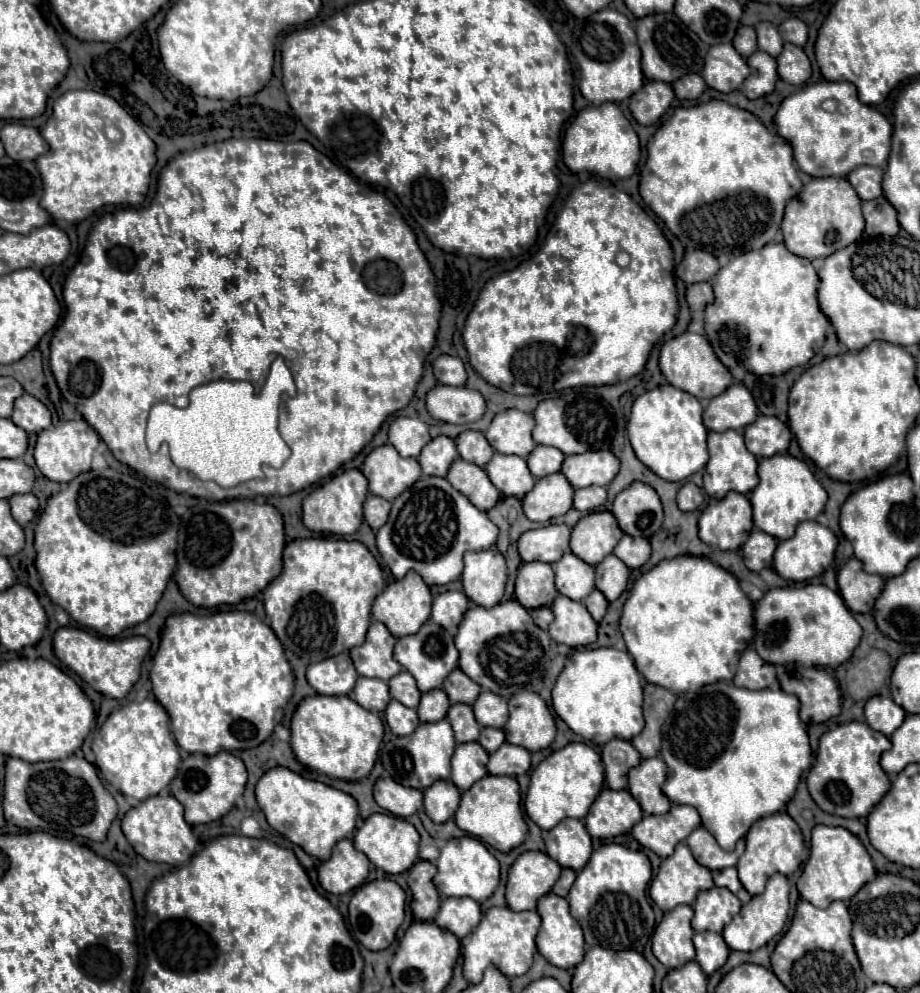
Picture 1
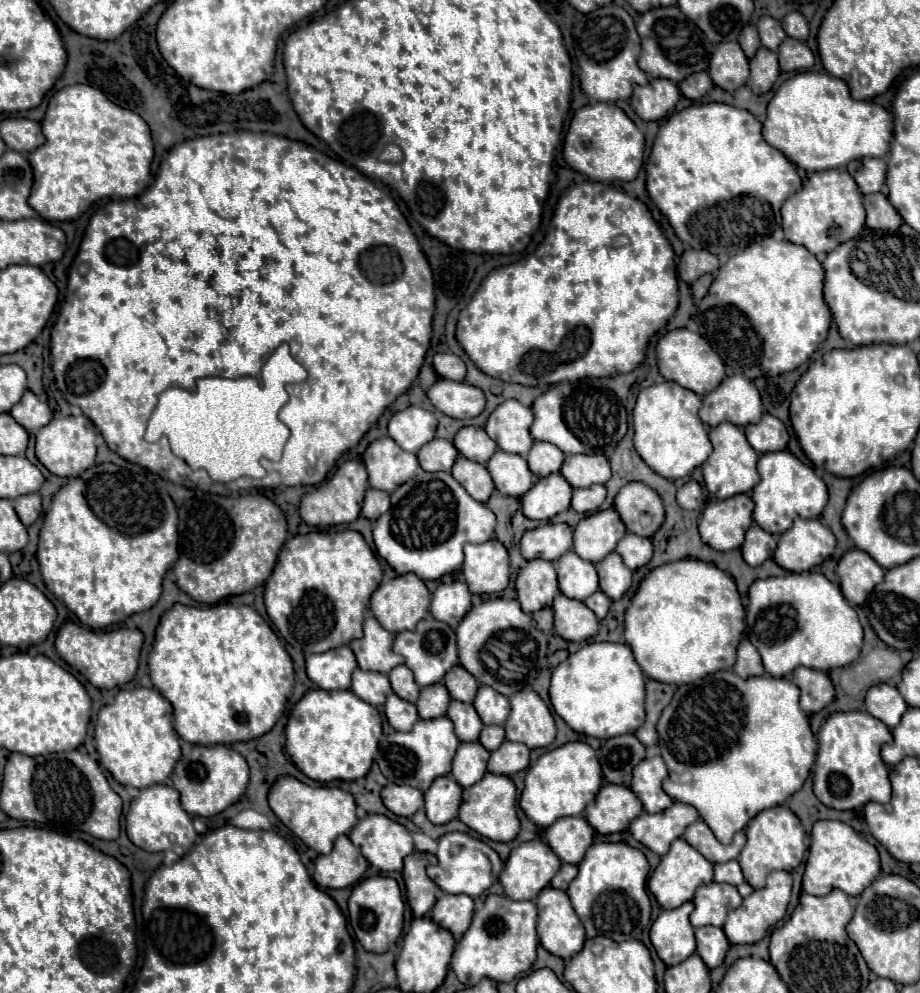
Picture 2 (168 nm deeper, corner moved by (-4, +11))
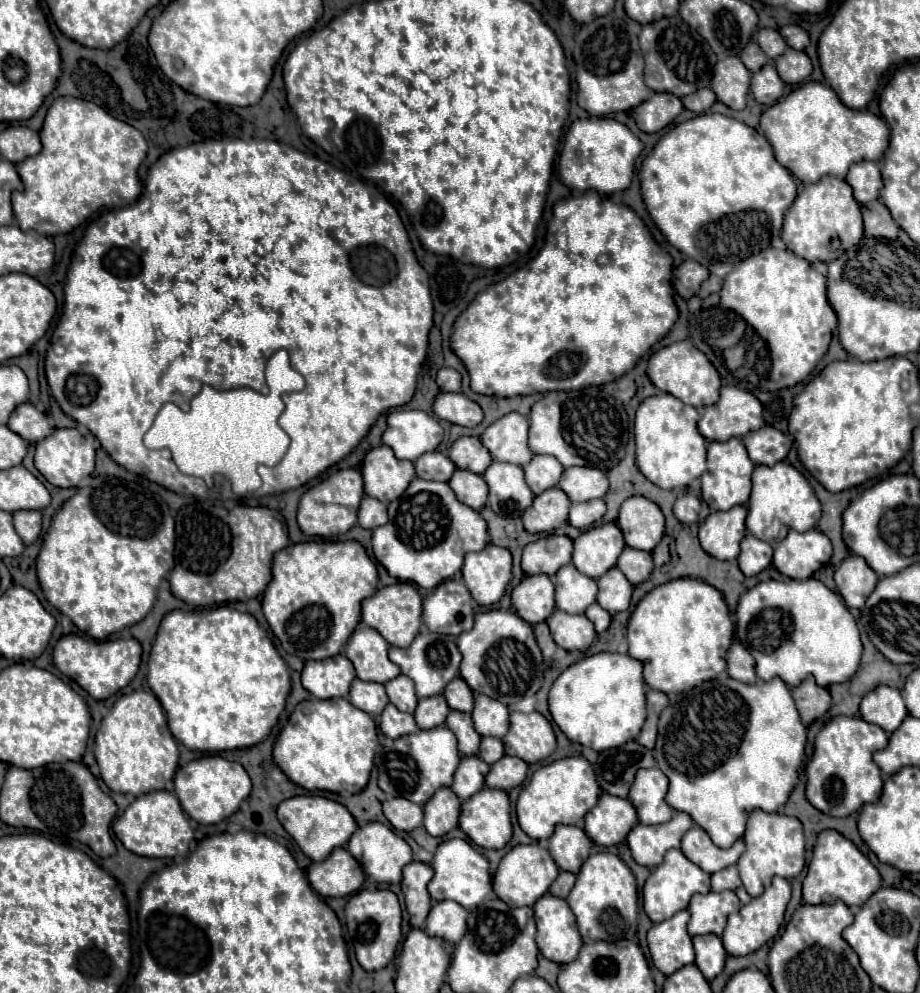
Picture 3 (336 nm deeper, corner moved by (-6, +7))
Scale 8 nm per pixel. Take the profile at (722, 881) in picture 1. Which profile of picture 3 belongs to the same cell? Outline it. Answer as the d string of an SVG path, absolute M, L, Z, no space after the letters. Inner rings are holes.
M728 866L728 868L712 874L712 890L714 892L736 890L738 886L742 886L742 882L740 882L740 874L738 874L736 866Z

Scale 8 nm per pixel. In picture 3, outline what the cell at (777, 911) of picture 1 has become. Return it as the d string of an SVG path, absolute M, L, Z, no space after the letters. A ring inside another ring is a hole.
M776 876L772 880L772 884L764 890L762 896L754 898L750 904L742 906L736 914L728 916L728 924L722 934L722 944L724 944L726 952L730 956L748 956L754 950L758 950L762 944L772 940L778 934L780 924L784 922L784 912L786 912L788 900L790 900L790 882Z

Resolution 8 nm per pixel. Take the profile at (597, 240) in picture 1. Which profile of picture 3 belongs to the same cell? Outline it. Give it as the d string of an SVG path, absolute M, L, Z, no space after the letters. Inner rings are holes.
M584 192L580 196L572 196L568 200L560 200L554 204L554 216L548 224L545 244L529 263L528 268L520 268L502 282L488 286L456 318L454 330L450 336L450 350L464 362L470 374L470 388L484 396L512 398L512 396L526 396L526 394L536 394L536 392L580 390L584 386L608 384L614 378L620 378L626 370L630 370L644 352L648 352L660 338L664 338L670 332L674 320L678 318L678 308L672 300L670 280L672 280L672 256L668 252L662 252L662 248L654 242L654 238L650 236L644 222L636 216L636 212L622 204L614 204L610 198L600 196L598 192Z

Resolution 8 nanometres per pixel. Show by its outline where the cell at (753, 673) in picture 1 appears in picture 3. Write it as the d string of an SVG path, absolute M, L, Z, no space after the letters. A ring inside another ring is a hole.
M734 640L732 646L728 648L726 662L728 662L728 674L734 680L740 680L744 684L754 684L758 680L758 676L754 672L754 660L752 660L750 652L738 640Z

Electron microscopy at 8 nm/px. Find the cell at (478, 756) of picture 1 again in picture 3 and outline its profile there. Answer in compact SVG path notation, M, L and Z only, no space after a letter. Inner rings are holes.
M464 756L460 760L460 766L454 772L454 784L450 786L452 792L460 798L466 800L480 792L484 788L484 778L488 774L490 766L484 764L478 756Z

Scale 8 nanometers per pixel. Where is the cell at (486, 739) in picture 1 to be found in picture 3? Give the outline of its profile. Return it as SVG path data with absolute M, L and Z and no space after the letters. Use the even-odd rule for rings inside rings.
M482 738L480 744L480 754L478 754L486 764L494 764L496 760L500 760L504 756L504 746L498 738Z

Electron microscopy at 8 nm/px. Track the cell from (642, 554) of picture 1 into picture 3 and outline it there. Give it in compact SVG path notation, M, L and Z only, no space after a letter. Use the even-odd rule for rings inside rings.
M624 548L624 552L620 554L618 558L618 564L620 572L624 572L626 580L632 584L632 586L638 586L640 582L644 582L654 564L652 564L652 556L648 552L642 552L642 550L634 550L634 548Z

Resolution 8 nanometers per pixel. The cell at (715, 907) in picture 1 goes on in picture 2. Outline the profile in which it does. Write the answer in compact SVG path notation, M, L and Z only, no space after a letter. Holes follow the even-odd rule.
M710 882L698 888L694 896L694 912L690 914L690 922L694 928L698 926L722 926L728 910L738 908L742 904L742 896L730 884Z

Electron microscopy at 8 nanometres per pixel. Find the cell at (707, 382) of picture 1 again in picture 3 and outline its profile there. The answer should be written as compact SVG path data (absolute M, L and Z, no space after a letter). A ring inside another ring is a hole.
M690 340L674 342L674 344L664 346L658 352L654 352L650 362L648 362L646 372L648 372L650 382L658 390L680 398L684 404L690 404L690 406L694 406L698 410L708 406L708 404L714 404L718 400L720 376L718 376L716 368L710 364L710 360Z

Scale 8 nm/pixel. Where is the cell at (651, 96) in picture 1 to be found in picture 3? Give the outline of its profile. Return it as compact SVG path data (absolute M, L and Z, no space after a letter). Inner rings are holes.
M656 92L650 100L640 104L640 108L634 108L632 116L642 132L652 134L666 128L682 110L680 98L668 92Z

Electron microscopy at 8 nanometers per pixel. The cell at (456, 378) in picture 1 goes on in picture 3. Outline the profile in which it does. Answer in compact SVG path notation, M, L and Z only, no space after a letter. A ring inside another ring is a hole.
M440 368L436 376L436 384L442 392L460 392L460 374L454 368Z

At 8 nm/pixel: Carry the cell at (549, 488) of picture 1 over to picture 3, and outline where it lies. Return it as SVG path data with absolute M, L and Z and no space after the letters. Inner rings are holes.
M550 488L534 498L534 504L524 510L522 522L524 528L532 534L552 532L566 524L570 510L570 500L560 492L560 488Z

